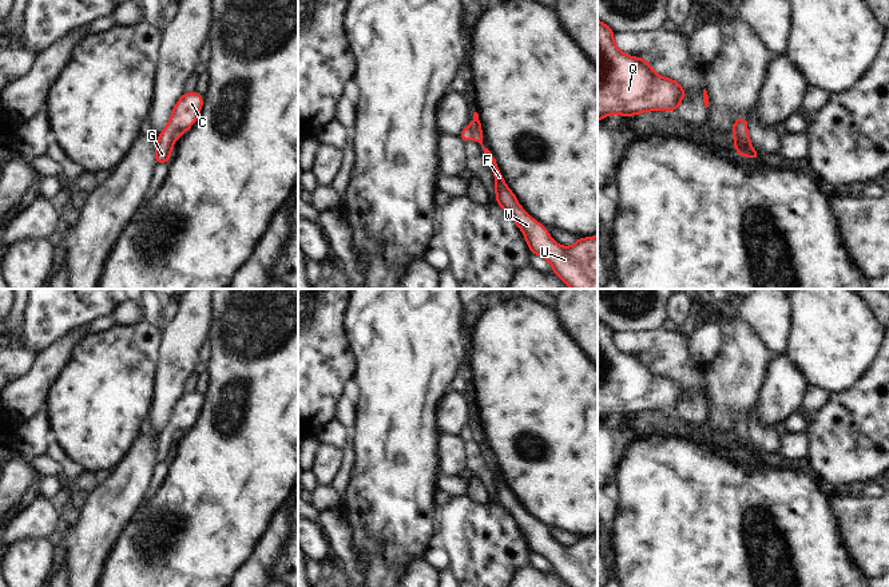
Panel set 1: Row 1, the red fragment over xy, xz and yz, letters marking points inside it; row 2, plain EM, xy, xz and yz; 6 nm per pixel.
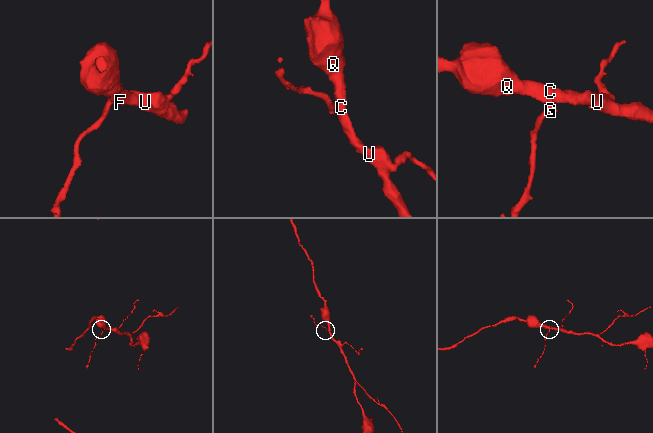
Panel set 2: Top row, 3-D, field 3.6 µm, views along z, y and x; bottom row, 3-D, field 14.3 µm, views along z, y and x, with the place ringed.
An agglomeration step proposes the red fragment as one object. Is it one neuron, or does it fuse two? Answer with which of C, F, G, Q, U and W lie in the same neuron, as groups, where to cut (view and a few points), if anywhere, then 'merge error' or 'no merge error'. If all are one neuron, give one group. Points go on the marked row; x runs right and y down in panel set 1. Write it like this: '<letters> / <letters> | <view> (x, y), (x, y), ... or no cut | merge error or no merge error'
C F G Q U W | no cut | no merge error

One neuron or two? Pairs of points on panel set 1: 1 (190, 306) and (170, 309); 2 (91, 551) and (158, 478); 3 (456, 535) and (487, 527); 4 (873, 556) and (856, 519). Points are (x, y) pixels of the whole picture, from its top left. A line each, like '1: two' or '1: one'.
1: two
2: two
3: one
4: one

